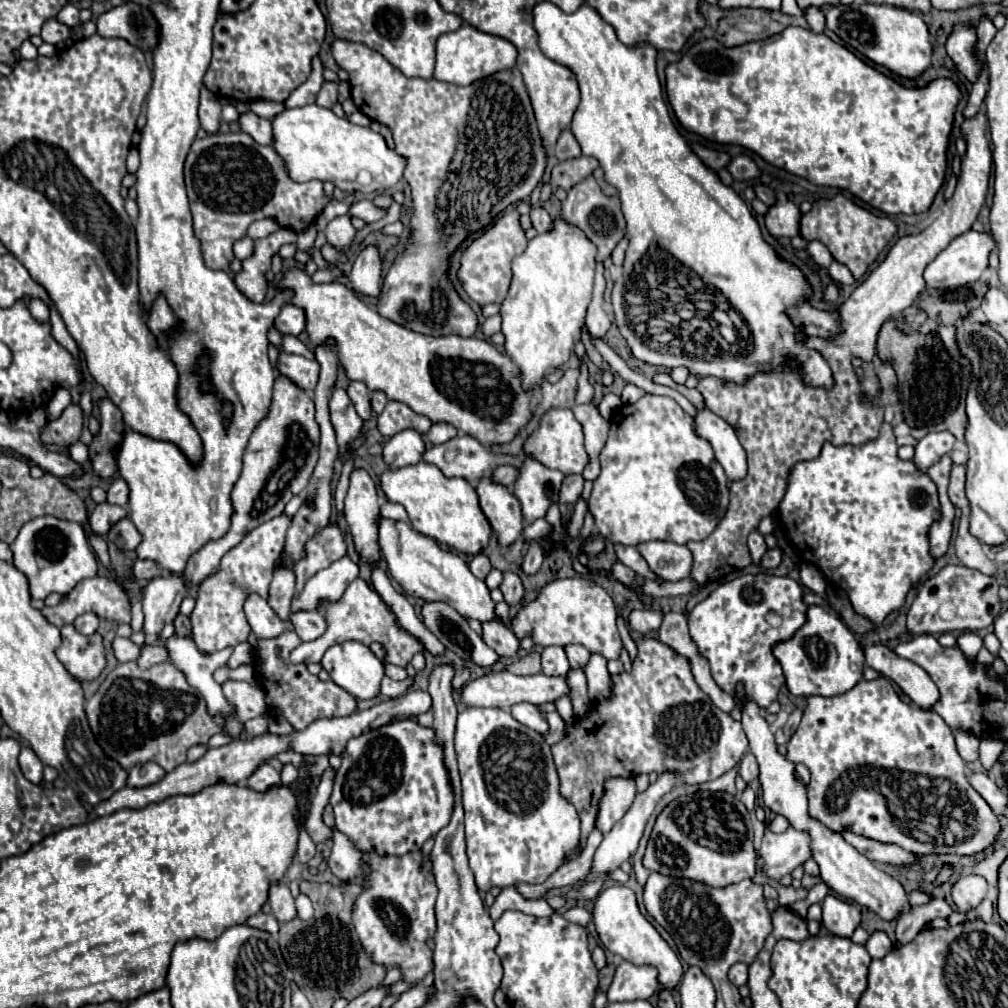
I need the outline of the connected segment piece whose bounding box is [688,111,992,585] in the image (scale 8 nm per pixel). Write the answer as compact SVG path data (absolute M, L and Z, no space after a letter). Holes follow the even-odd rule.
M982 111L964 119L962 137L966 141L966 155L960 163L960 177L954 195L944 203L942 213L922 233L898 239L886 259L840 305L840 333L834 339L804 337L802 343L816 349L828 361L834 375L834 385L830 389L806 385L802 379L802 365L792 355L786 355L784 365L756 373L742 385L726 383L718 377L700 379L698 391L702 393L706 407L734 427L744 451L748 453L748 473L744 479L730 483L730 505L714 533L702 541L688 543L688 549L694 555L692 579L696 579L698 585L722 579L734 569L744 569L752 563L746 537L758 527L762 517L772 515L780 505L784 479L788 477L788 467L792 467L792 463L814 459L826 441L836 445L860 445L876 439L880 433L884 407L878 407L880 385L874 369L876 335L880 325L910 307L926 289L922 279L924 265L944 251L952 239L966 233L976 221L988 195L988 177L992 169L992 151L986 135L988 119ZM852 359L862 361L862 377L856 375Z

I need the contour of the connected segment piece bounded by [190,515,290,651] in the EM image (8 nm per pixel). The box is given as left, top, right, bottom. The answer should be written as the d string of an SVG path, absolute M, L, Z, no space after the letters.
M280 515L252 529L236 547L232 547L222 559L218 573L208 575L198 583L196 607L190 613L194 643L204 651L220 651L226 647L236 647L250 635L250 625L244 617L244 603L250 593L268 597L268 585L272 581L274 567L284 549L284 537L290 527L290 517Z

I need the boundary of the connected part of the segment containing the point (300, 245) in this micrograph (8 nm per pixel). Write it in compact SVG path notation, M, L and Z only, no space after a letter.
M316 221L310 223L304 231L298 231L296 239L296 249L298 251L310 251L314 247L316 239Z

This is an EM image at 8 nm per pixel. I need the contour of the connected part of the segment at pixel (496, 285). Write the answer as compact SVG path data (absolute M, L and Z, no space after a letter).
M516 207L504 209L496 219L498 221L490 229L476 235L476 239L468 245L458 271L464 291L480 305L502 303L506 299L510 287L510 261L520 255L528 243L526 233L520 227L520 213L516 211Z

